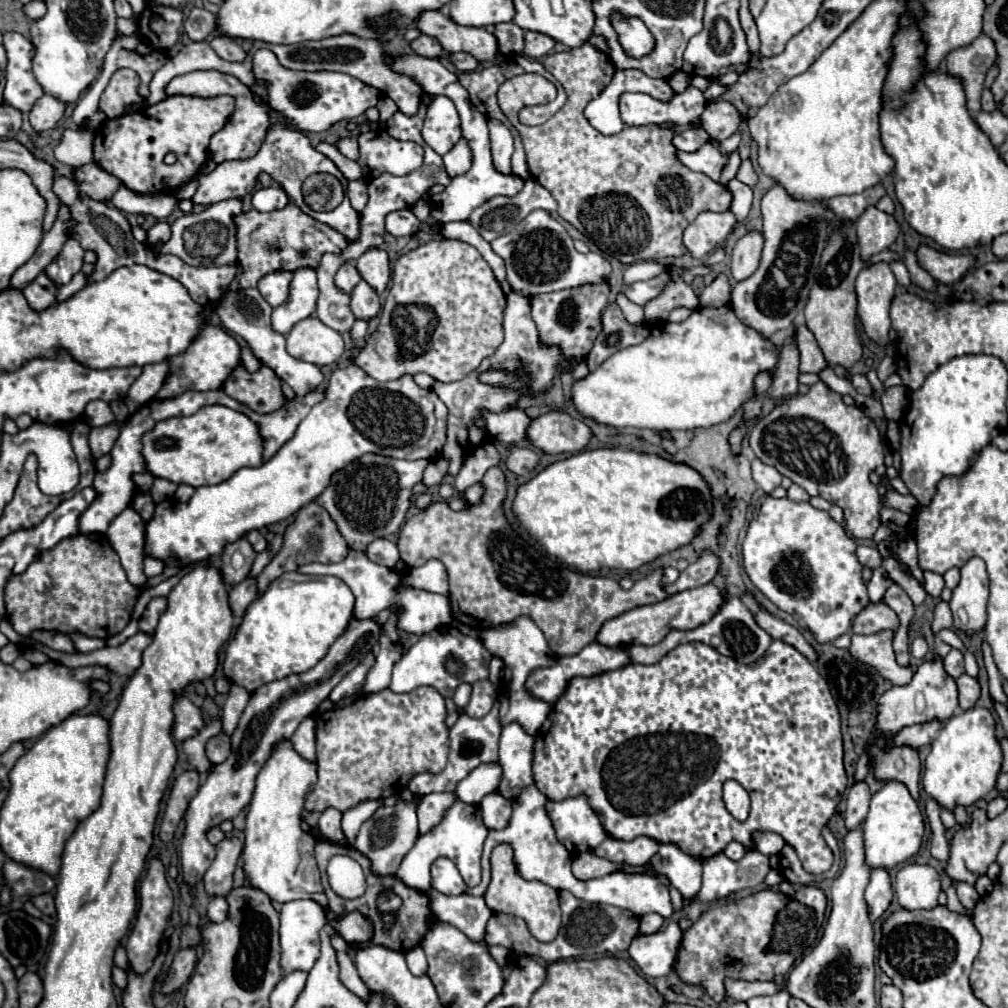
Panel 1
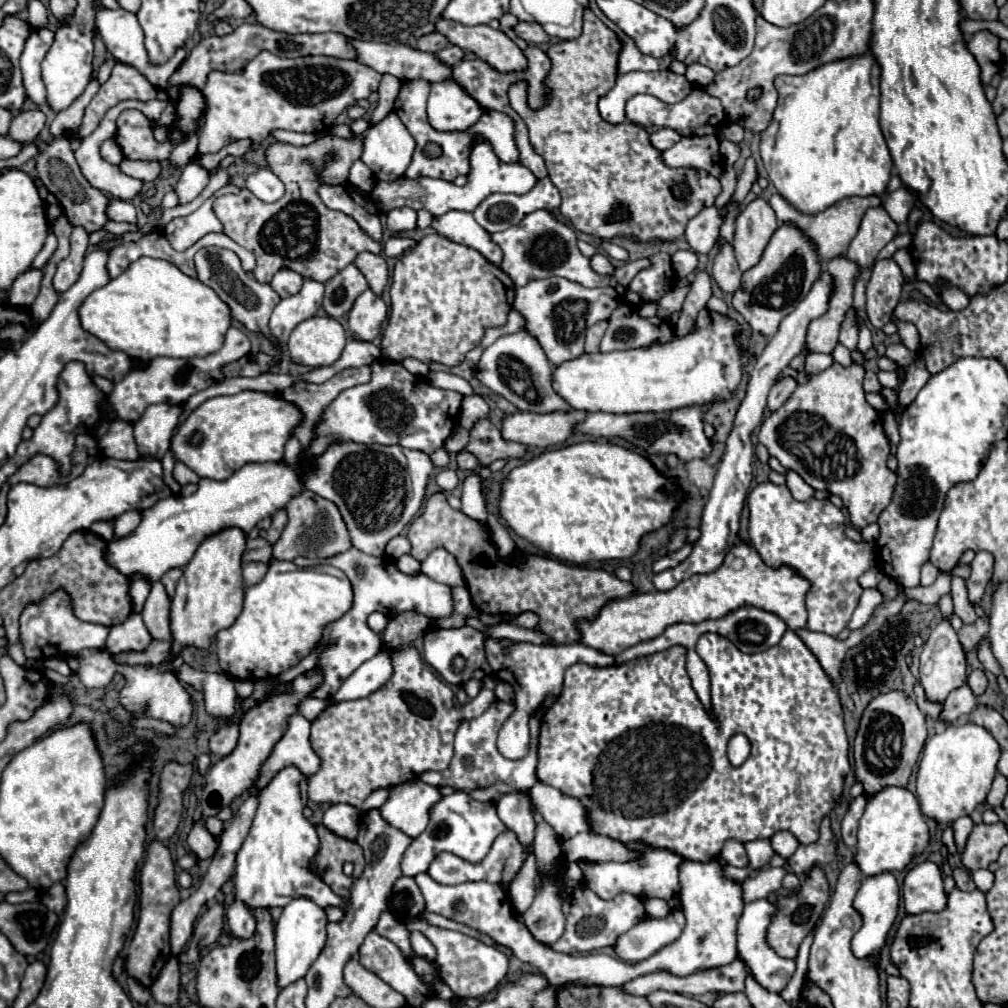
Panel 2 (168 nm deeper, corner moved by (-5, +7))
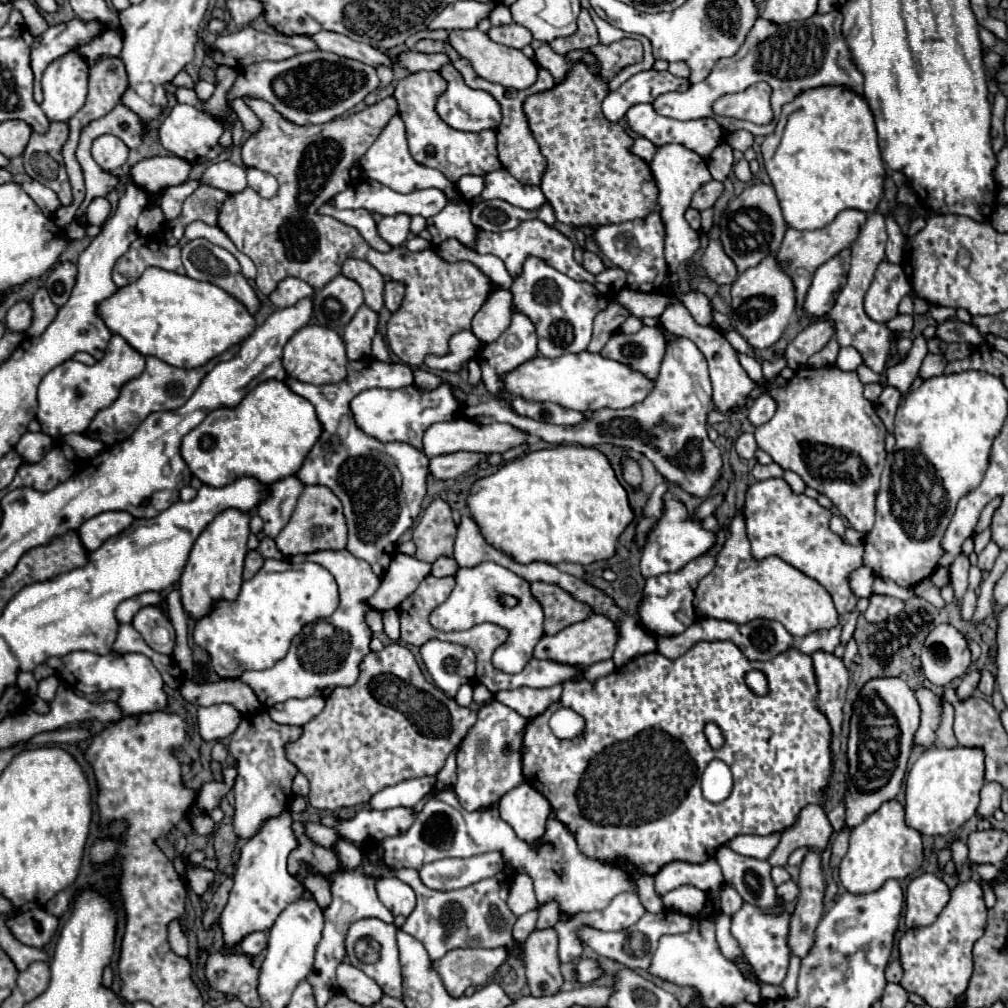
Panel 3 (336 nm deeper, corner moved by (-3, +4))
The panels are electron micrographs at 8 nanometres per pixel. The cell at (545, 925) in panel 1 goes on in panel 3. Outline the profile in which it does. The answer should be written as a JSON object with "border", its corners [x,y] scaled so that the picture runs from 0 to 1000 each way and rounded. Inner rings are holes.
{"border":[[[551,922],[529,924],[519,936],[521,967],[529,989],[551,987],[559,977],[553,949],[553,926]]]}

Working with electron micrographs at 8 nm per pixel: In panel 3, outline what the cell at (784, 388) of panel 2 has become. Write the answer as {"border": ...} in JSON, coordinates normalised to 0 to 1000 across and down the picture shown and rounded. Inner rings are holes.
{"border":[[[755,392],[755,394],[751,394],[749,400],[745,402],[741,416],[745,418],[745,422],[753,424],[753,422],[761,420],[761,418],[769,412],[769,406],[771,406],[771,402],[767,400],[767,396],[765,396],[763,392]]]}

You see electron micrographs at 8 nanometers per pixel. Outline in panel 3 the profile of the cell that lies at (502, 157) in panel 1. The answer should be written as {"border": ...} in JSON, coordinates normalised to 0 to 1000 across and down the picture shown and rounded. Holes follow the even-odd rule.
{"border":[[[416,70],[392,86],[392,98],[396,102],[396,114],[404,126],[404,138],[408,154],[414,162],[422,166],[436,168],[445,180],[453,182],[459,174],[483,174],[491,168],[497,168],[497,162],[493,158],[493,138],[491,130],[453,130],[447,128],[432,110],[436,94],[439,94],[443,88],[443,80],[436,74],[436,70]],[[424,148],[430,148],[430,152],[424,152]]]}

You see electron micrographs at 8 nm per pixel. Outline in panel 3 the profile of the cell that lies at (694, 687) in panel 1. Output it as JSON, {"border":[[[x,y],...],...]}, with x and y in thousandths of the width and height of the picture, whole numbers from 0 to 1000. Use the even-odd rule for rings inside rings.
{"border":[[[709,636],[709,638],[691,638],[688,644],[684,644],[680,650],[676,650],[674,654],[662,654],[658,652],[656,648],[648,646],[648,648],[640,648],[640,650],[634,650],[630,654],[626,654],[620,662],[614,662],[610,664],[606,670],[602,672],[596,672],[592,676],[561,676],[561,682],[559,682],[559,689],[555,695],[547,697],[537,709],[525,713],[523,721],[521,721],[521,727],[519,727],[519,769],[521,769],[521,775],[525,779],[529,779],[531,783],[535,783],[545,795],[547,795],[547,801],[553,809],[553,813],[566,824],[566,828],[570,830],[572,834],[572,840],[578,848],[586,850],[586,852],[594,852],[594,854],[600,854],[600,856],[606,856],[606,858],[614,858],[614,856],[626,856],[630,862],[628,866],[624,868],[628,874],[634,872],[636,868],[652,868],[652,864],[666,856],[666,854],[682,854],[682,856],[699,856],[703,850],[709,848],[709,844],[719,838],[721,834],[725,834],[727,830],[731,828],[765,828],[769,824],[779,824],[783,822],[793,805],[803,799],[803,797],[814,797],[816,795],[816,781],[822,779],[822,771],[824,771],[824,721],[822,721],[822,715],[818,713],[818,709],[811,703],[809,699],[809,691],[811,691],[811,682],[809,682],[809,668],[807,668],[807,658],[805,658],[805,652],[801,650],[795,650],[789,642],[785,642],[783,646],[771,650],[769,654],[765,656],[743,656],[731,640],[723,638],[723,636]],[[745,664],[753,664],[761,670],[763,674],[763,688],[759,691],[751,691],[743,686],[743,682],[739,680],[739,668],[745,666]],[[557,701],[564,701],[568,705],[572,705],[582,721],[580,721],[580,727],[568,735],[557,735],[549,729],[547,723],[545,723],[545,711],[557,703]],[[701,717],[709,717],[713,723],[715,723],[715,729],[719,731],[719,737],[715,743],[707,743],[703,739],[703,735],[699,733],[699,719]],[[707,753],[715,753],[719,755],[725,765],[727,765],[727,787],[723,793],[719,793],[719,797],[703,797],[701,793],[697,793],[693,781],[691,781],[691,773],[695,771],[695,765],[699,765],[701,757],[707,755]]]}

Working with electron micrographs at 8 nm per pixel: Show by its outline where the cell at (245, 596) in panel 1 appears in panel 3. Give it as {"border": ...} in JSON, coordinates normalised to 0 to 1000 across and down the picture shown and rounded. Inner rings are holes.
{"border":[[[247,547],[247,549],[245,549],[245,555],[243,555],[241,574],[249,574],[259,563],[261,563],[261,553],[259,553],[255,547]]]}

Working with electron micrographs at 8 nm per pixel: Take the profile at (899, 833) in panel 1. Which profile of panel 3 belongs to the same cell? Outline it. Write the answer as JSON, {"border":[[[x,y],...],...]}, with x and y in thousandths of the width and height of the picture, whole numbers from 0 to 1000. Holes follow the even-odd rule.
{"border":[[[892,795],[876,797],[854,818],[844,822],[842,844],[832,858],[832,874],[844,888],[870,884],[880,872],[898,872],[916,856],[914,828],[898,820],[898,803]]]}

